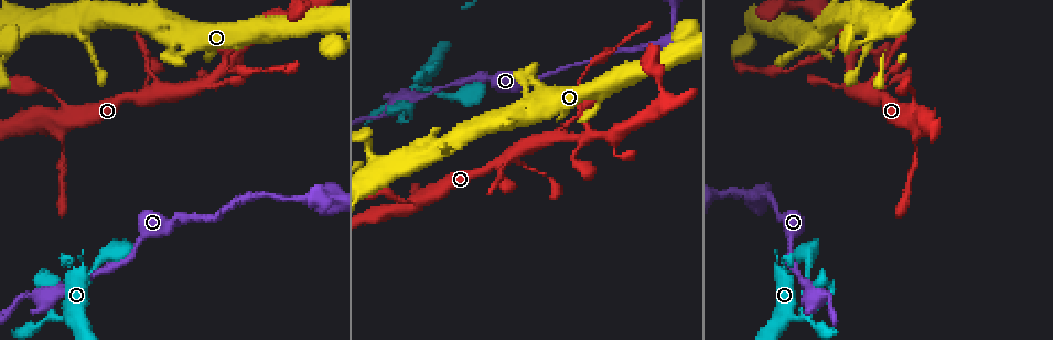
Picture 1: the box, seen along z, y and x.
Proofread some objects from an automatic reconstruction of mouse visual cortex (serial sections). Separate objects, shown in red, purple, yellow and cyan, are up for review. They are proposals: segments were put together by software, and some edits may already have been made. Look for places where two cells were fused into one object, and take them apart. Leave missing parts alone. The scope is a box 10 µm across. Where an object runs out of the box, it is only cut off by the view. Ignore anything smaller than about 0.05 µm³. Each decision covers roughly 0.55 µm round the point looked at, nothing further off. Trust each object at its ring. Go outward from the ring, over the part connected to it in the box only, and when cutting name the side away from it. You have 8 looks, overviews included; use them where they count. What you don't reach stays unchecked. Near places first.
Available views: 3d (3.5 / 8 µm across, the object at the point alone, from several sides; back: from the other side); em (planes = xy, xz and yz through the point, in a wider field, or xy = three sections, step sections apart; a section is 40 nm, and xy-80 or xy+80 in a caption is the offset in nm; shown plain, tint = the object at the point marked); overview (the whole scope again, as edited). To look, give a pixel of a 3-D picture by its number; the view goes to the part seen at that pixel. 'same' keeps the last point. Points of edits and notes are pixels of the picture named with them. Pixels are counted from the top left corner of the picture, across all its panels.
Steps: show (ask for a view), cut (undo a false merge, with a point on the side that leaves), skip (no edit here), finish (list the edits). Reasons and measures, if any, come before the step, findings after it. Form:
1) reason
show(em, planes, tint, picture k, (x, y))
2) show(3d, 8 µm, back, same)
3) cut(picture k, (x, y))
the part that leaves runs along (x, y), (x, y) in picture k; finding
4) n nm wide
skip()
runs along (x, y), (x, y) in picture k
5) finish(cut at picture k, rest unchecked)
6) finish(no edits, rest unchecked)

sharp bend
show(3d, 3.5 µm, picture 1, (400, 118))

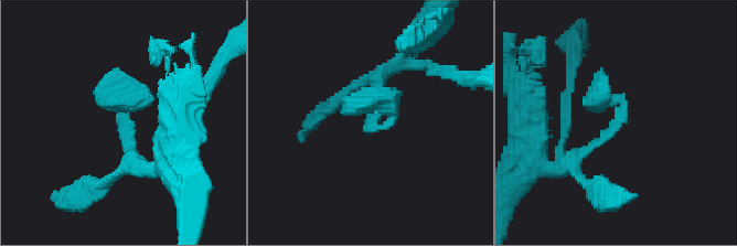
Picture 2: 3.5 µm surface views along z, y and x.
need the tissue
show(em, xy, step 5, tint, picture 2, (375, 117))

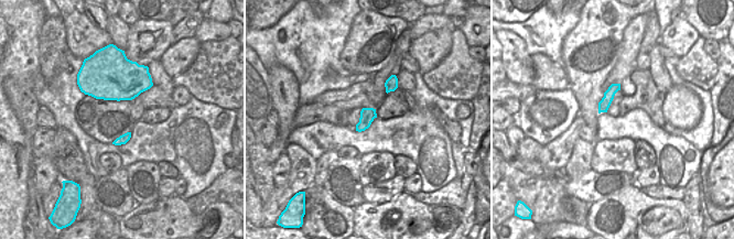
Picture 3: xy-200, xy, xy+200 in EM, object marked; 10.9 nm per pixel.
another direction
show(em, xy, step 3, tint, same)

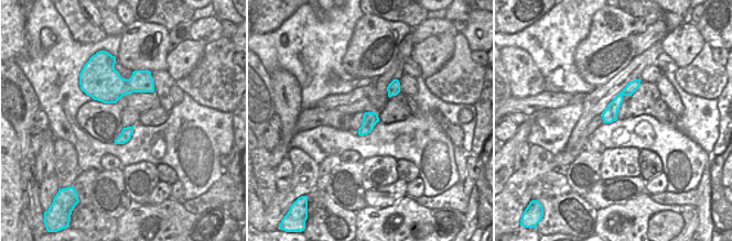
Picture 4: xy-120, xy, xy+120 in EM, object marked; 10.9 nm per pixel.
skip()
runs along (637, 81), (619, 98), (605, 120) in picture 4; one cell here

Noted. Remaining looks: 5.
side arm on a straight run
show(3d, 3.5 µm, picture 1, (750, 196))

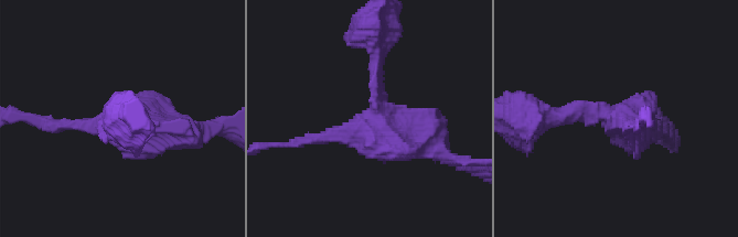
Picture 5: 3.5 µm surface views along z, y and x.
3 arms; arms of 150, 200, 500 nm
show(em, planes, tint, picture 5, (371, 124))

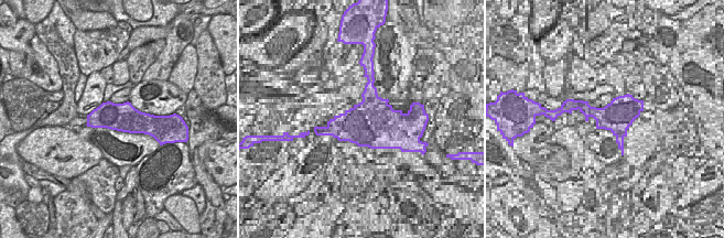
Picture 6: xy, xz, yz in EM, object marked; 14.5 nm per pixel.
skip()
runs along (299, 143), (431, 124) in picture 5; all the same cell

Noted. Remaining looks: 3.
a narrow waist
show(3d, 8 µm, picture 1, (230, 57))

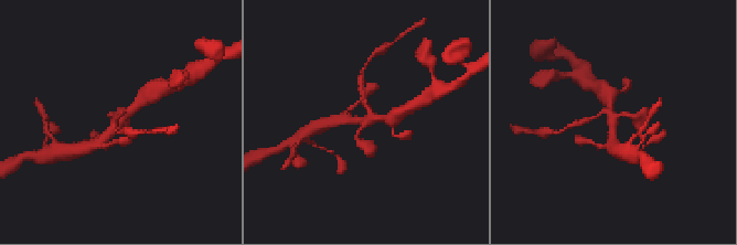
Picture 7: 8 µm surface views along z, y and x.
now the EM
show(em, xy, step 1, tint, same)

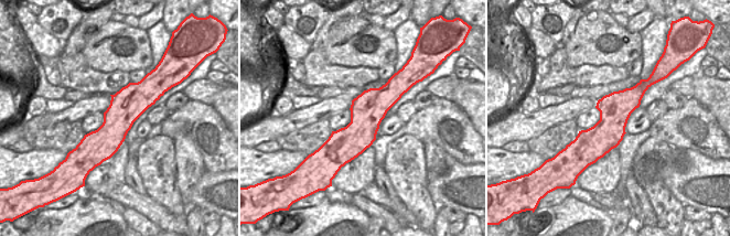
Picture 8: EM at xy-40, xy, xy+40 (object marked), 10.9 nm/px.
4 arms; arms of 150, 200, 250, 300 nm
skip()
runs along (392, 81), (339, 159) in picture 8; continuous, no second cell

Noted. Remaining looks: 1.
finish(no edits, rest unchecked)

